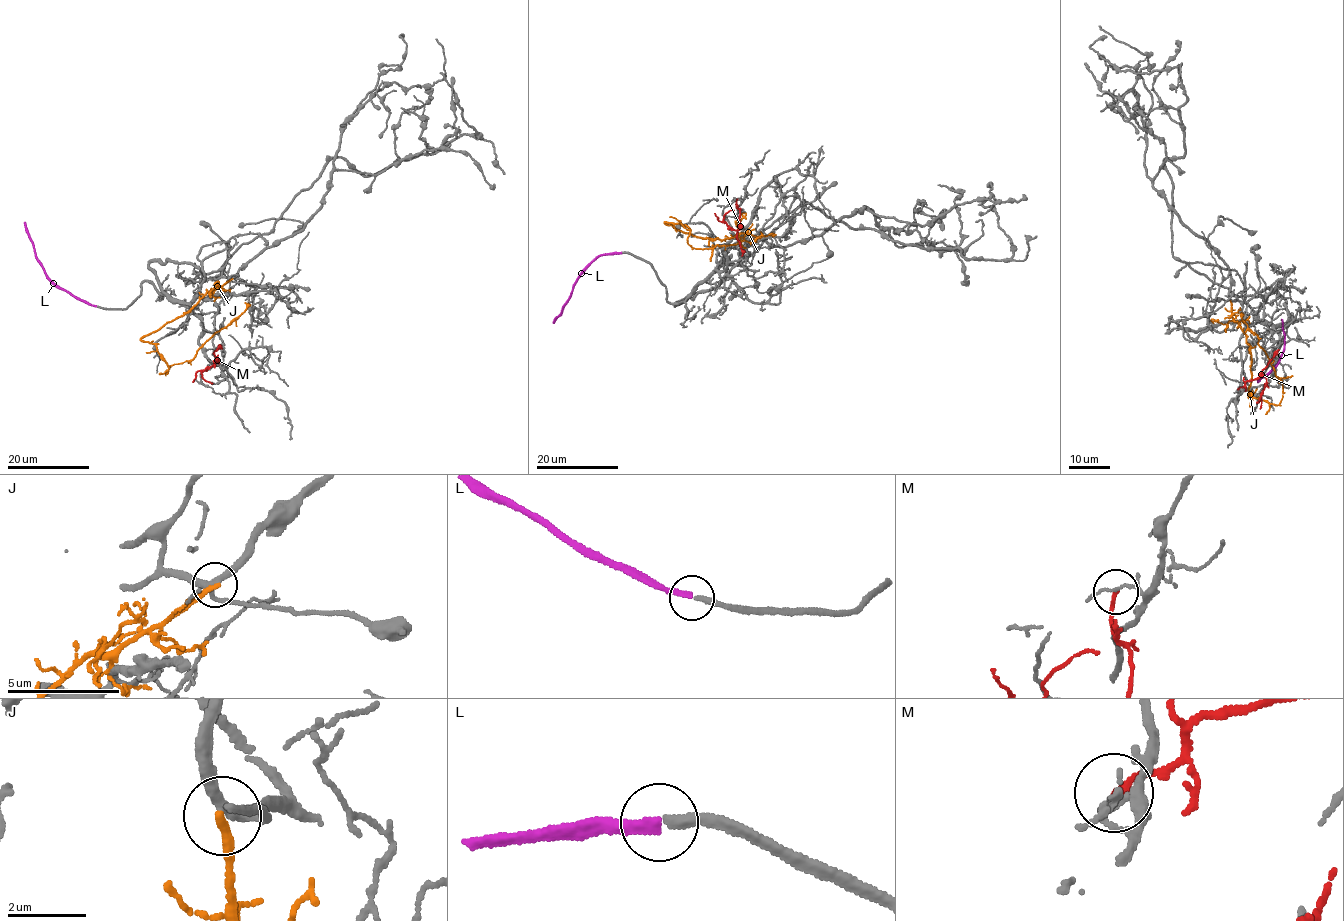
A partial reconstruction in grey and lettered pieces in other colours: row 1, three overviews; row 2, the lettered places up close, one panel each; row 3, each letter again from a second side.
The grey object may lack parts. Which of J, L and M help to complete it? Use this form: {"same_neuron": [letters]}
{"same_neuron": ["L"]}

